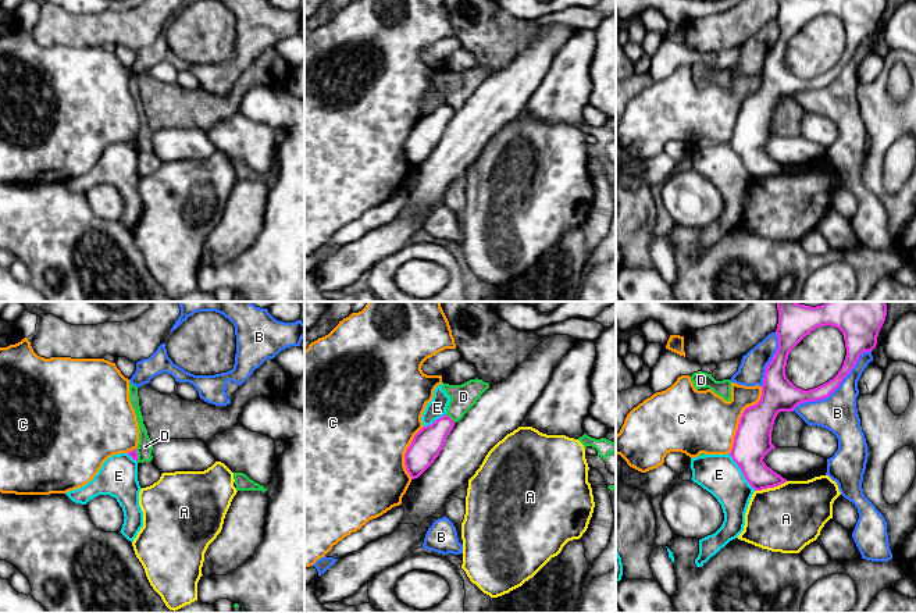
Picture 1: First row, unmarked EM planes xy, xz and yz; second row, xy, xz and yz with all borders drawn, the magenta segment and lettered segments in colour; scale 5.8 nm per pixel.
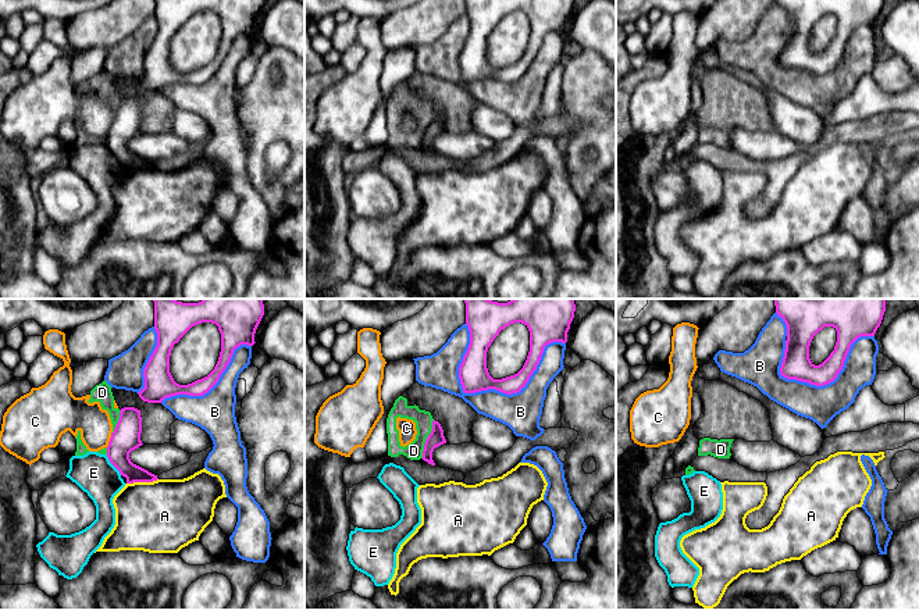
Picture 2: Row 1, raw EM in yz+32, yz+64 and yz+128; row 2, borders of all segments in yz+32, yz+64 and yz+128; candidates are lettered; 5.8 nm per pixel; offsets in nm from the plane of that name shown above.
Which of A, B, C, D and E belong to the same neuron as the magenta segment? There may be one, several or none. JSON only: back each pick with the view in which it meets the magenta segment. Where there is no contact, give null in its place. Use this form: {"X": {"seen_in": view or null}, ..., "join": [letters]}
{"join": []}

